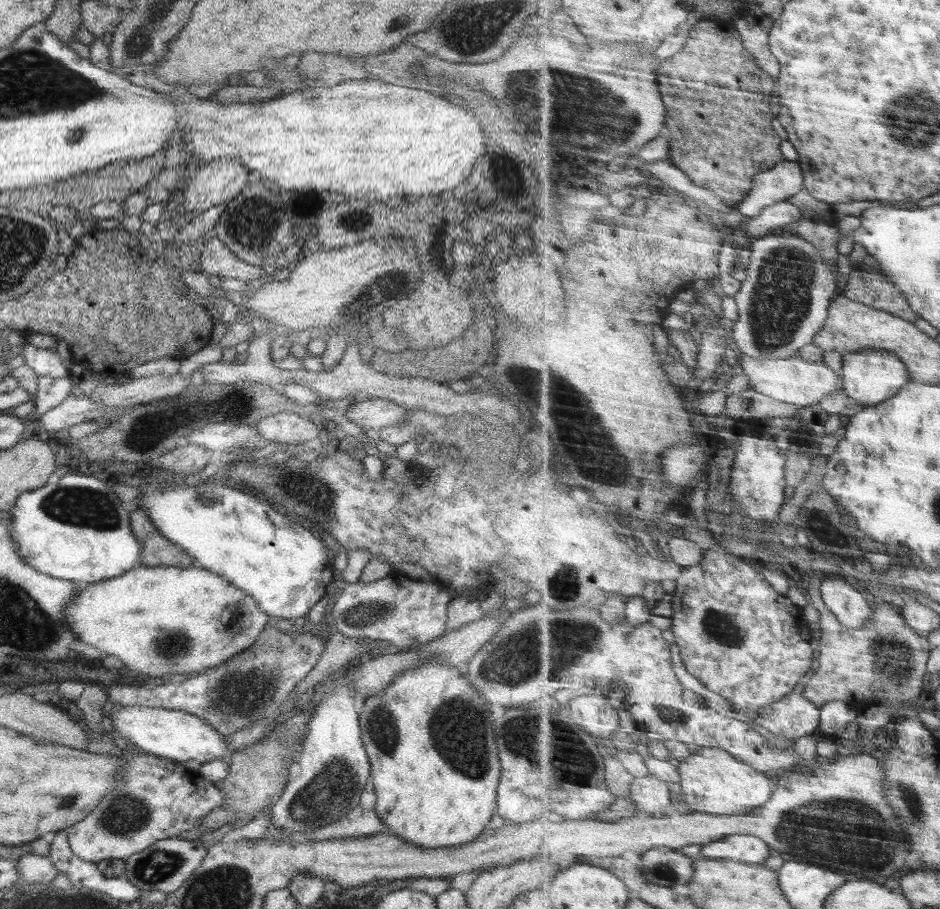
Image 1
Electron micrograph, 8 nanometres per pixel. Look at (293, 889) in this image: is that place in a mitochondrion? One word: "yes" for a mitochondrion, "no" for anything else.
no

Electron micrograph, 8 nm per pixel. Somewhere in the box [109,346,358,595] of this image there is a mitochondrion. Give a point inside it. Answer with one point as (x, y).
(304, 490)

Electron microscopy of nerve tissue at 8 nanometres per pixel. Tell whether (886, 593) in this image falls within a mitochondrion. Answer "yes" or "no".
no

